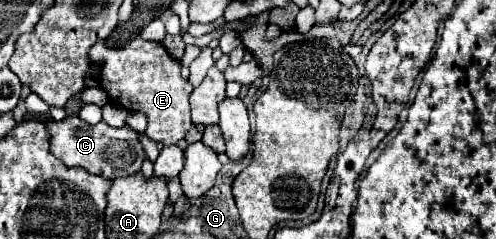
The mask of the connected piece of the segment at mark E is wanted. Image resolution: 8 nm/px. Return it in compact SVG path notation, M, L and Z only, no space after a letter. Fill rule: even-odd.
M142 37L132 39L126 47L114 49L104 41L90 49L92 63L100 65L100 85L106 89L110 101L130 111L142 111L148 117L146 135L162 145L174 145L192 127L188 97L192 93L190 81L182 79L182 63L172 59L162 43L144 41Z

